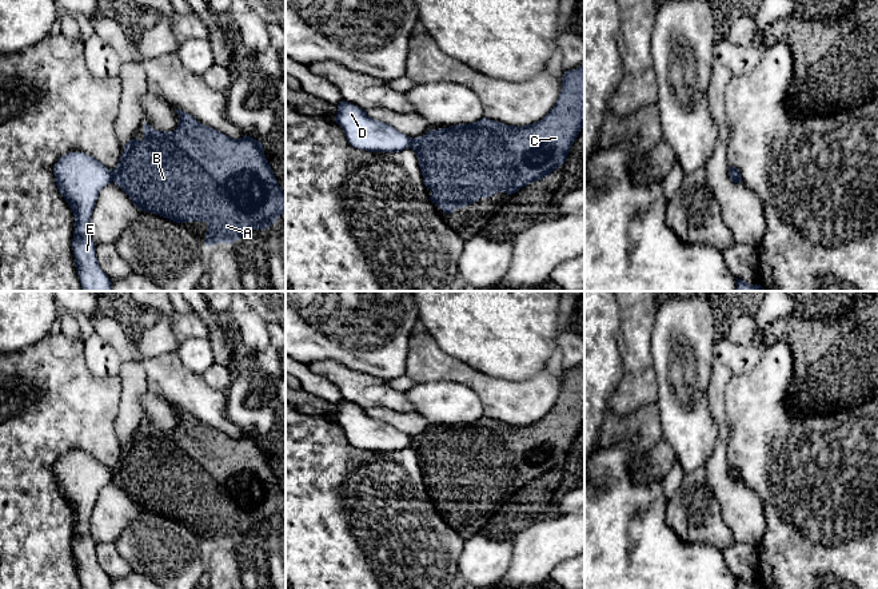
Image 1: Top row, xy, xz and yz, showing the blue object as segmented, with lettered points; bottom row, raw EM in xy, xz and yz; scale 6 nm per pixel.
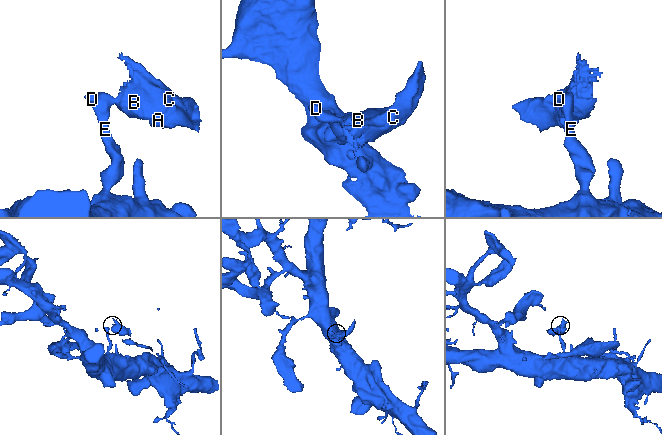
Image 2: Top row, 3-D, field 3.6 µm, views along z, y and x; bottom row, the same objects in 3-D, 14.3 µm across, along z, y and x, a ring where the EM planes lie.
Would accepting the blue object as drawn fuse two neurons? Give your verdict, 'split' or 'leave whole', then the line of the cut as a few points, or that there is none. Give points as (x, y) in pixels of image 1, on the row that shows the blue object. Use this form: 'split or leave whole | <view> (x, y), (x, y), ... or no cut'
split | xy (111, 171), (112, 180)

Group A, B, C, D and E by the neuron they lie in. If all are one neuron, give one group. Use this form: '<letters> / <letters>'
A B C / D E

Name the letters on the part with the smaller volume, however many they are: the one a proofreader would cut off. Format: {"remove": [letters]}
{"remove": ["A", "B", "C"]}

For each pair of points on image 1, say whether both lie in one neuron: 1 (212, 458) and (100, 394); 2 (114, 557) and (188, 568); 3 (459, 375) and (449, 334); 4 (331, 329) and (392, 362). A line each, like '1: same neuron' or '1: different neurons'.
1: same neuron
2: different neurons
3: different neurons
4: same neuron

